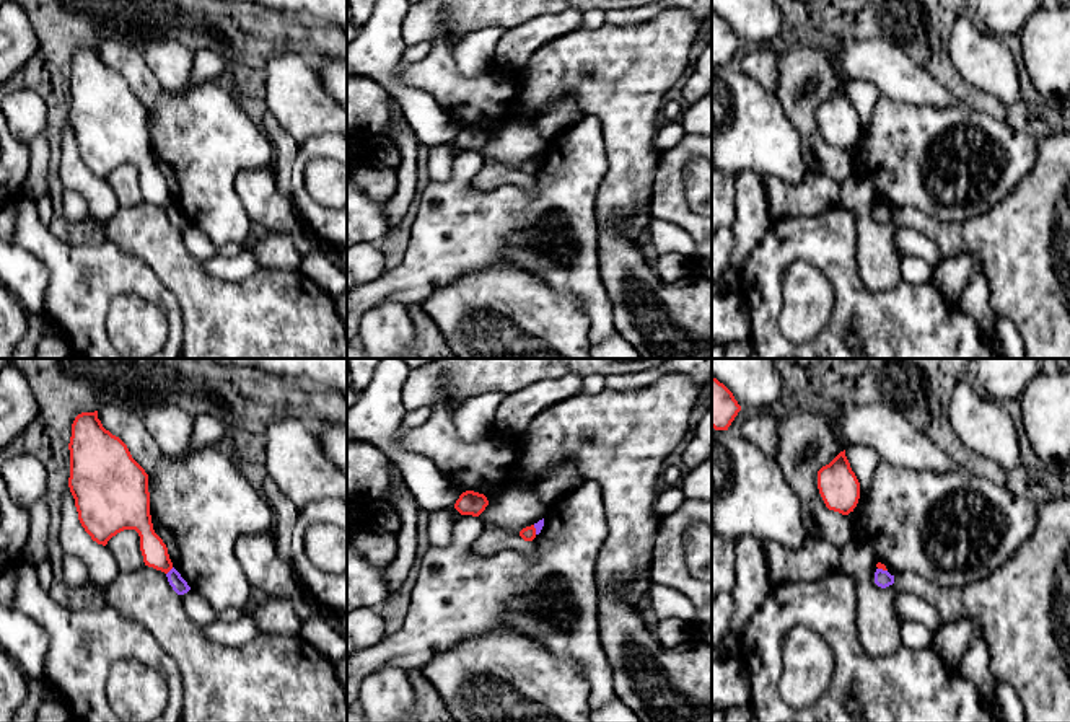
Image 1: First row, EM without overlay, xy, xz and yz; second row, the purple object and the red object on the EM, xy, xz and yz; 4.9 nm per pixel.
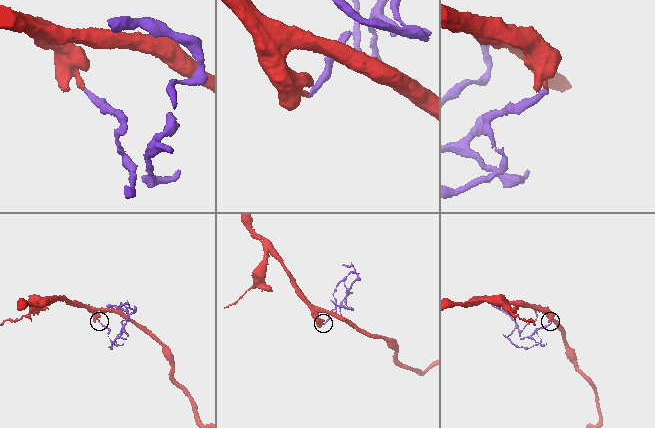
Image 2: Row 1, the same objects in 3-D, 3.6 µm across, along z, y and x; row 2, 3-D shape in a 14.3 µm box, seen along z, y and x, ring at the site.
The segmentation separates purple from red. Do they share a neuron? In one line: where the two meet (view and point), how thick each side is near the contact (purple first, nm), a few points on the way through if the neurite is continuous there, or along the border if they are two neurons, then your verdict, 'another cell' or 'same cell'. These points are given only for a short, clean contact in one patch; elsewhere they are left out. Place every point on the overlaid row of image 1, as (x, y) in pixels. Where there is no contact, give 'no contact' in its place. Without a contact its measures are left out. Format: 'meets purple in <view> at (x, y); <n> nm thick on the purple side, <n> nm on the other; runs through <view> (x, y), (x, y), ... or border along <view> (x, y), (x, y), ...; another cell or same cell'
meets purple in xy at (170, 571); 80 nm thick on the purple side, 130 nm on the other; border along xy (173, 567), (166, 574); another cell

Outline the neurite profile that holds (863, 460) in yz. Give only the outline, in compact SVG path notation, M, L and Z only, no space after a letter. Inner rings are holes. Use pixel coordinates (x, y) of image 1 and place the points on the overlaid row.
M852 445L845 448L845 456L850 463L852 471L855 473L860 482L860 499L857 507L847 515L852 533L855 531L857 522L860 518L862 507L868 499L875 469L879 463L879 455L870 447Z

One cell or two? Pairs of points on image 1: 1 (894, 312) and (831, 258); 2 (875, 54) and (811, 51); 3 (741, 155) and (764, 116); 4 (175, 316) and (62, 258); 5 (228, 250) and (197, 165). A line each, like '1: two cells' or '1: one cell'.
1: one cell
2: two cells
3: one cell
4: one cell
5: two cells

